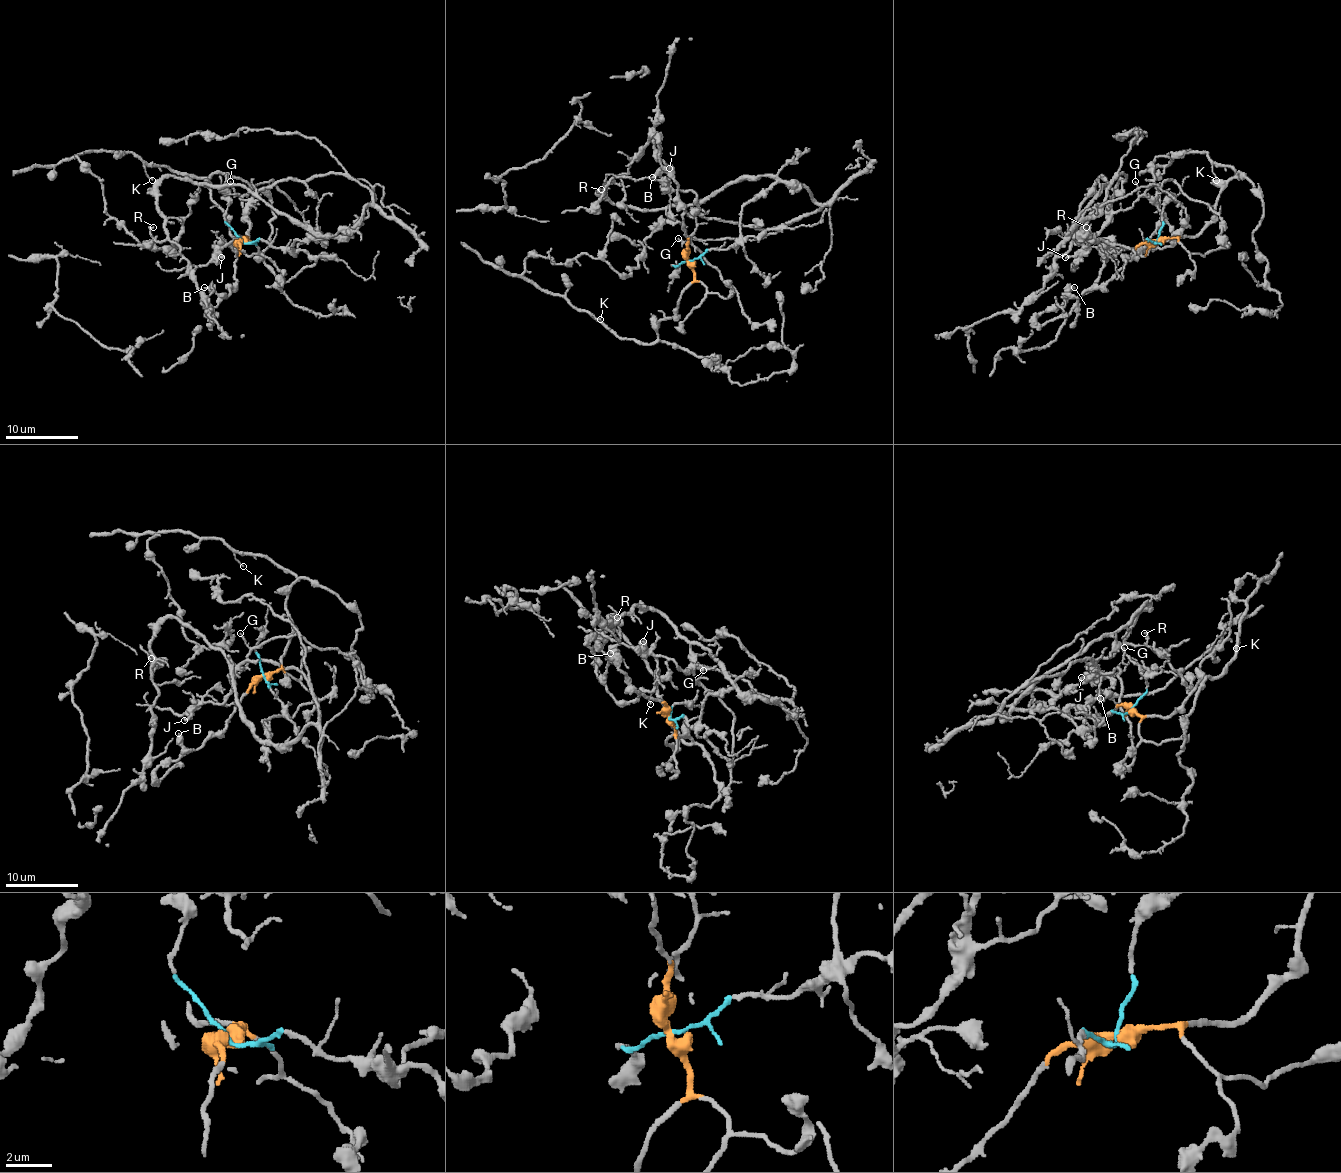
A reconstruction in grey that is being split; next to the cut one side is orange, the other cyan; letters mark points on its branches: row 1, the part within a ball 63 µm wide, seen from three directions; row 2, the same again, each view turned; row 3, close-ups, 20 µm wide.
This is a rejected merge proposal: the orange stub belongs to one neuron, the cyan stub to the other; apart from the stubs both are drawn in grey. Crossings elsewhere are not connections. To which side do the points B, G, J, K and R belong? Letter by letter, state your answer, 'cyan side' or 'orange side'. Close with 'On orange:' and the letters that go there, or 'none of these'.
B: orange side
G: cyan side
J: cyan side
K: orange side
R: cyan side
On orange: B, K

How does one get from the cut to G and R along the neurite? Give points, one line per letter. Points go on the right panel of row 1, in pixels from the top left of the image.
G: (1157, 240), (1134, 249), (1079, 236), (1119, 175), (1126, 178), (1114, 211), (1137, 198), (1135, 182)
R: (1157, 240), (1134, 249), (1072, 232), (1074, 220), (1107, 184), (1101, 176), (1072, 236), (1085, 242), (1087, 227)

